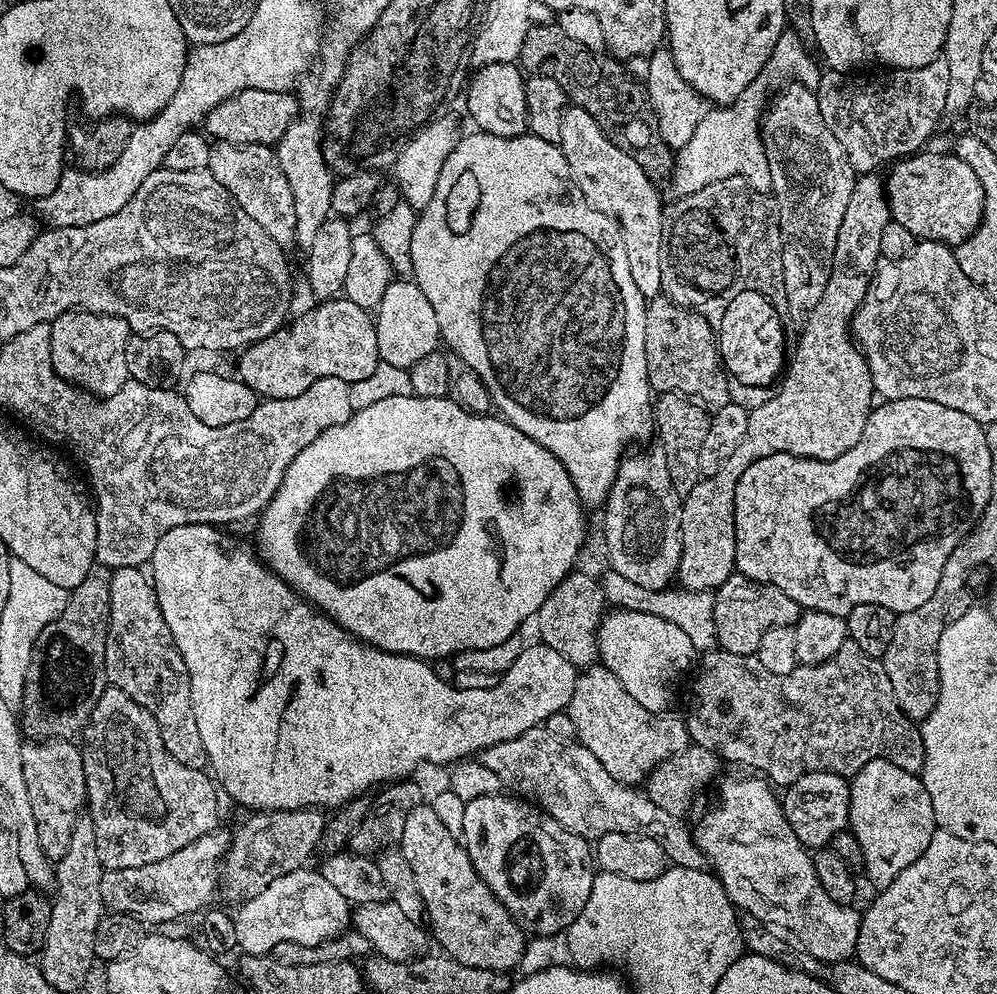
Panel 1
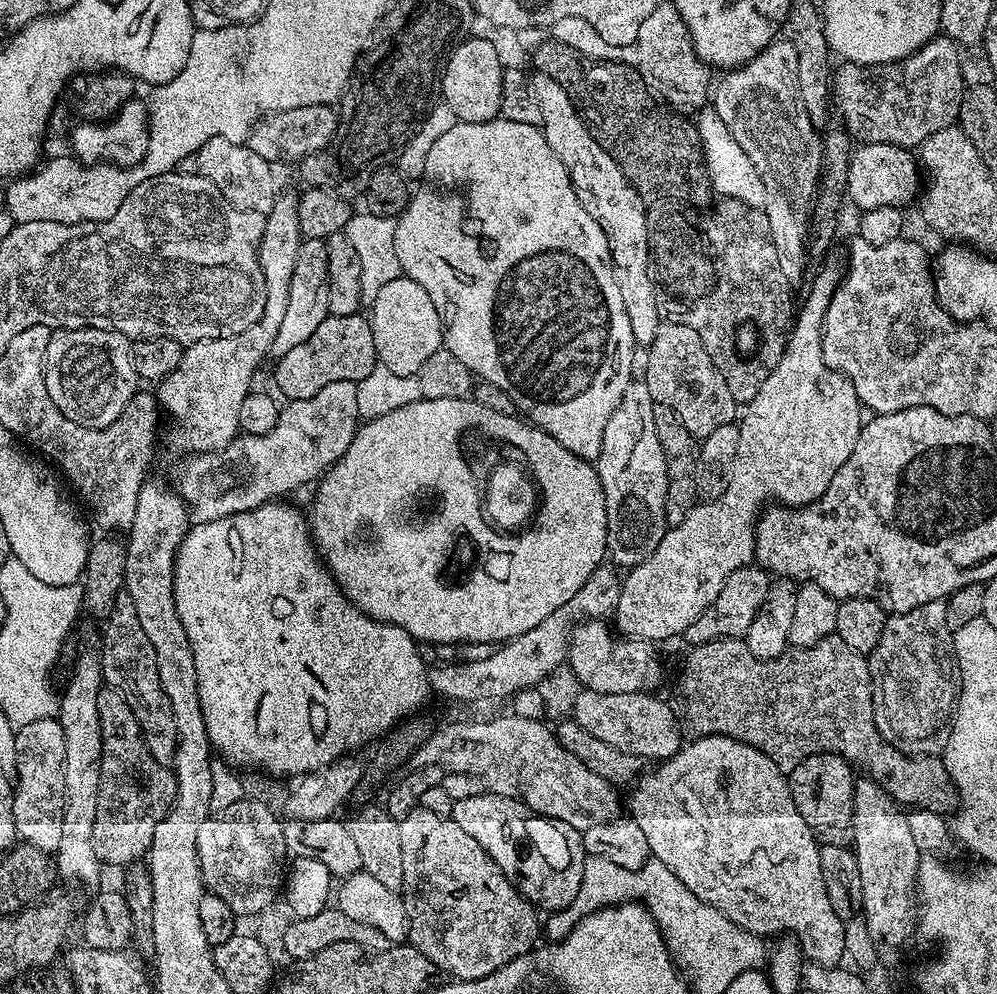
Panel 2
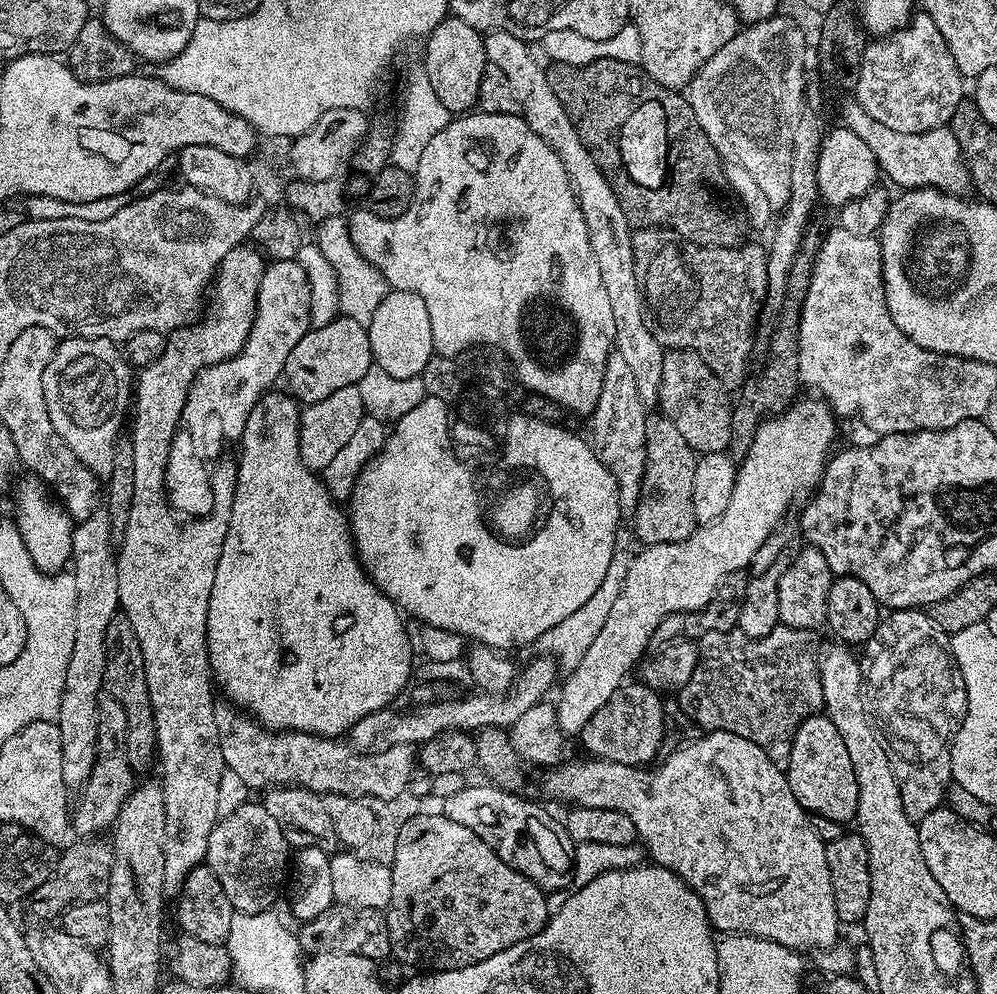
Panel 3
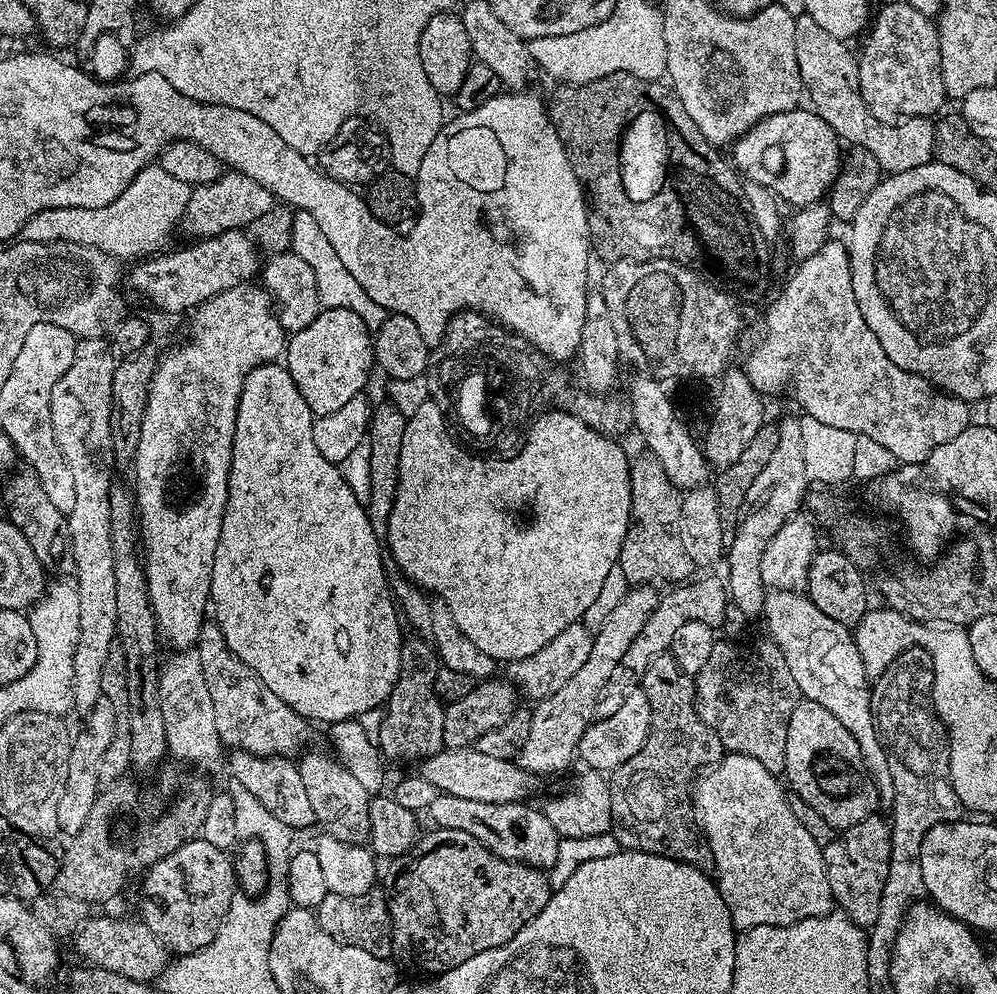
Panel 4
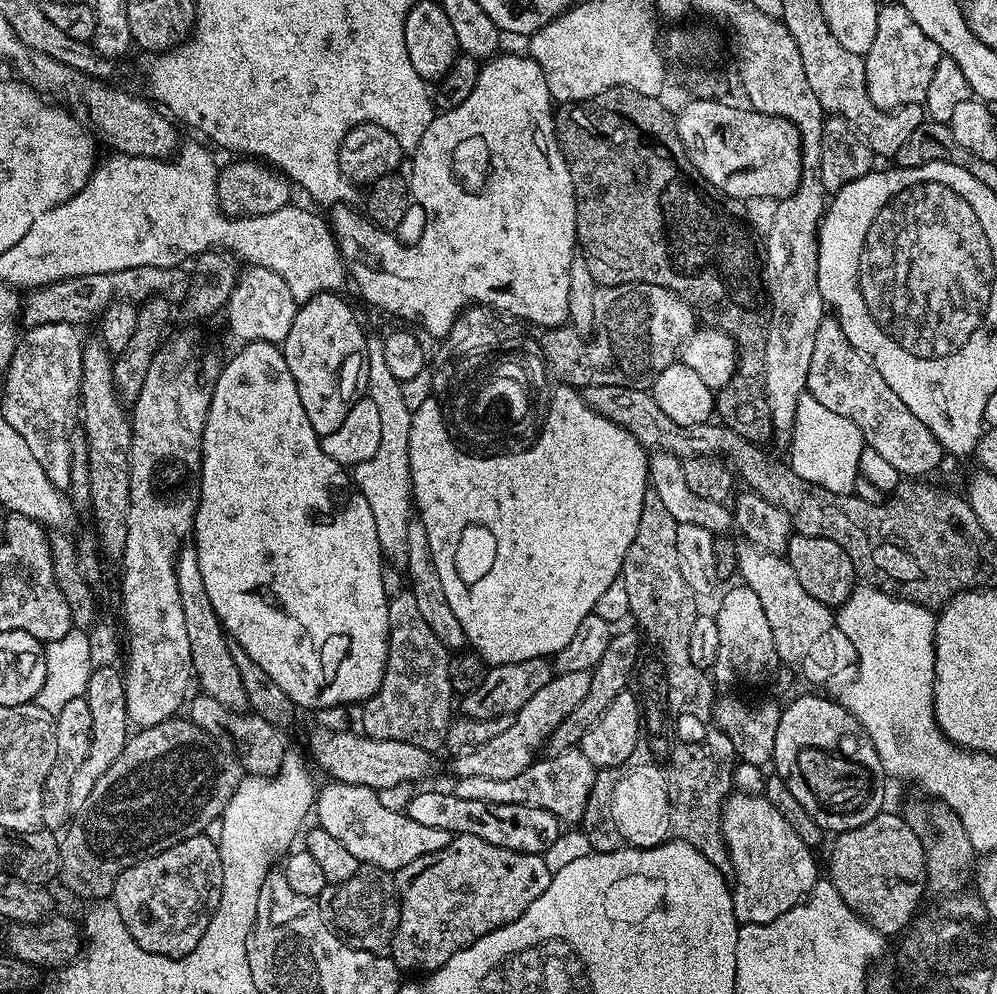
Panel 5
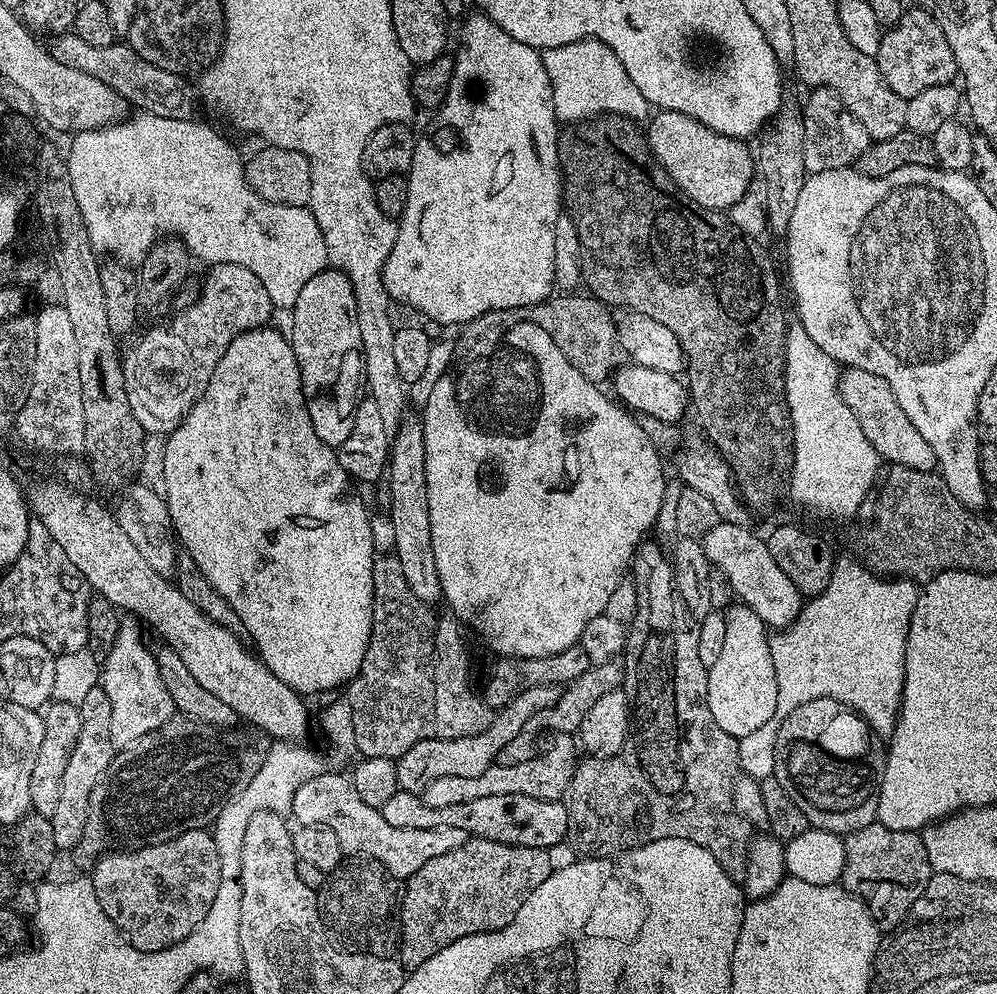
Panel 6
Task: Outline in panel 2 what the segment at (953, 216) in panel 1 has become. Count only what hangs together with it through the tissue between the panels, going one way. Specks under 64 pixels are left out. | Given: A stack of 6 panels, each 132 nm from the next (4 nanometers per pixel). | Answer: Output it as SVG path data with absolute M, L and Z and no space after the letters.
M860 144L853 151L850 162L848 163L848 190L847 199L852 200L860 207L860 210L869 212L882 206L903 209L904 204L908 204L912 199L917 199L918 193L922 188L922 168L918 163L917 157L907 148L890 146L889 144Z

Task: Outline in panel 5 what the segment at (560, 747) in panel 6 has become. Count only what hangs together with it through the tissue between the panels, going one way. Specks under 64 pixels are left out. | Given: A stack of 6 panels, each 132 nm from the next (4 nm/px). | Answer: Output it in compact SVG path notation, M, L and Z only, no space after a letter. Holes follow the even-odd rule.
M579 747L571 748L557 756L545 755L537 758L522 774L514 778L478 778L461 776L451 785L450 791L458 798L470 798L477 802L498 802L499 804L521 804L534 806L554 814L557 820L568 826L576 826L584 819L586 802L594 786L597 768L582 754ZM568 823L568 824L567 824Z

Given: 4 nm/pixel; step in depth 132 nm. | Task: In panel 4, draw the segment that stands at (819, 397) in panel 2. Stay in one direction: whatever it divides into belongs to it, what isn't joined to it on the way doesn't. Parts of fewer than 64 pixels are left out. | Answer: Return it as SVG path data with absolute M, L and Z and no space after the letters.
M652 586L629 587L626 598L618 602L618 607L602 622L602 626L593 635L590 658L579 670L574 673L557 692L550 694L550 698L539 701L531 709L532 721L530 722L530 734L522 746L518 757L521 768L530 773L540 772L564 772L571 762L572 756L577 755L580 747L580 739L588 725L596 716L596 703L600 697L600 691L610 682L610 674L614 674L614 666L622 662L622 654L630 650L630 642L642 634L642 626L646 626L646 618L656 608L658 592Z

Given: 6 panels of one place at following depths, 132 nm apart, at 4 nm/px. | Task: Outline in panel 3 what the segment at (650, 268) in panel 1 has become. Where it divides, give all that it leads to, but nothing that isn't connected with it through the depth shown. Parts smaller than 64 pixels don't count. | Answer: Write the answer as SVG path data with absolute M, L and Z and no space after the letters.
M489 32L484 36L484 49L488 62L498 66L498 70L504 71L506 78L510 78L514 98L518 98L519 115L524 117L530 130L534 130L534 134L542 137L556 151L558 158L562 158L562 166L566 166L572 192L576 195L582 218L586 222L592 253L600 267L606 295L610 298L610 310L615 322L615 353L630 367L640 400L645 406L655 405L658 402L665 349L657 342L649 323L648 326L645 323L646 316L638 311L644 304L642 280L638 268L636 272L636 260L632 257L633 229L622 210L620 200L604 177L604 171L596 165L591 152L581 142L562 102L558 102L558 94L554 94L550 86L547 71L539 68L530 58L527 43L514 34Z

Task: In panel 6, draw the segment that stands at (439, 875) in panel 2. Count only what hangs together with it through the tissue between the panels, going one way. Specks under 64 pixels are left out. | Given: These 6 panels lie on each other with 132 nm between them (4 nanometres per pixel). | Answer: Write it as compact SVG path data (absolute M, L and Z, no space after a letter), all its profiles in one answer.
M469 838L462 842L462 846L458 846L458 850L450 850L450 854L442 854L439 858L426 862L422 870L407 877L402 888L398 945L401 965L411 970L426 962L426 958L438 954L438 950L458 942L458 938L502 930L507 924L514 922L518 906L522 906L522 902L526 902L526 898L530 898L530 894L538 890L538 886L542 886L542 882L546 882L552 872L547 848L510 846L502 842L490 842L486 838Z

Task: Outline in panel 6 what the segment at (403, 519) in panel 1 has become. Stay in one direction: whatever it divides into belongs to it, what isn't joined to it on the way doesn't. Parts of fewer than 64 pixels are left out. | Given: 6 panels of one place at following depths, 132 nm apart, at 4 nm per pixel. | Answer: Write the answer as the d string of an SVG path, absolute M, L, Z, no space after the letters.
M518 320L503 336L509 349L535 354L536 360L540 360L540 372L544 372L544 400L548 400L544 408L552 408L552 412L548 412L548 428L540 428L540 436L536 436L536 440L532 440L532 436L528 436L528 440L500 440L500 436L480 436L476 428L468 428L468 424L464 424L464 416L460 416L460 408L456 408L456 400L452 400L452 384L448 384L444 376L438 378L430 390L430 398L426 398L422 406L421 412L424 413L418 416L422 426L422 442L426 444L426 499L430 501L430 539L434 541L434 562L438 562L440 595L443 603L452 607L451 615L461 625L469 624L494 651L500 652L496 654L501 657L542 658L577 647L582 630L586 630L594 618L604 615L610 594L614 594L620 581L625 579L636 549L647 537L644 535L651 530L652 523L659 518L664 508L664 464L660 461L663 460L662 453L652 445L650 438L646 438L646 430L642 430L639 419L607 392L608 397L596 380L586 378L562 352L556 352L554 338L550 338L542 326Z

